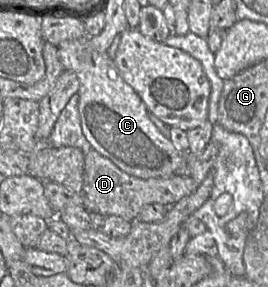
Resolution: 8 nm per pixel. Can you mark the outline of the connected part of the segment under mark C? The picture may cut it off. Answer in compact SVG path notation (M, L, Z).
M89 37L62 41L57 46L57 56L64 69L73 71L79 79L79 88L77 92L79 97L78 113L81 121L82 133L94 150L96 150L102 156L110 159L119 169L121 169L125 173L141 179L169 178L175 175L176 170L180 166L188 165L188 153L178 149L169 138L165 137L159 131L154 123L148 118L148 109L146 108L139 95L122 78L118 68L115 65L114 60L108 56L107 52L99 52L91 47L89 45Z

